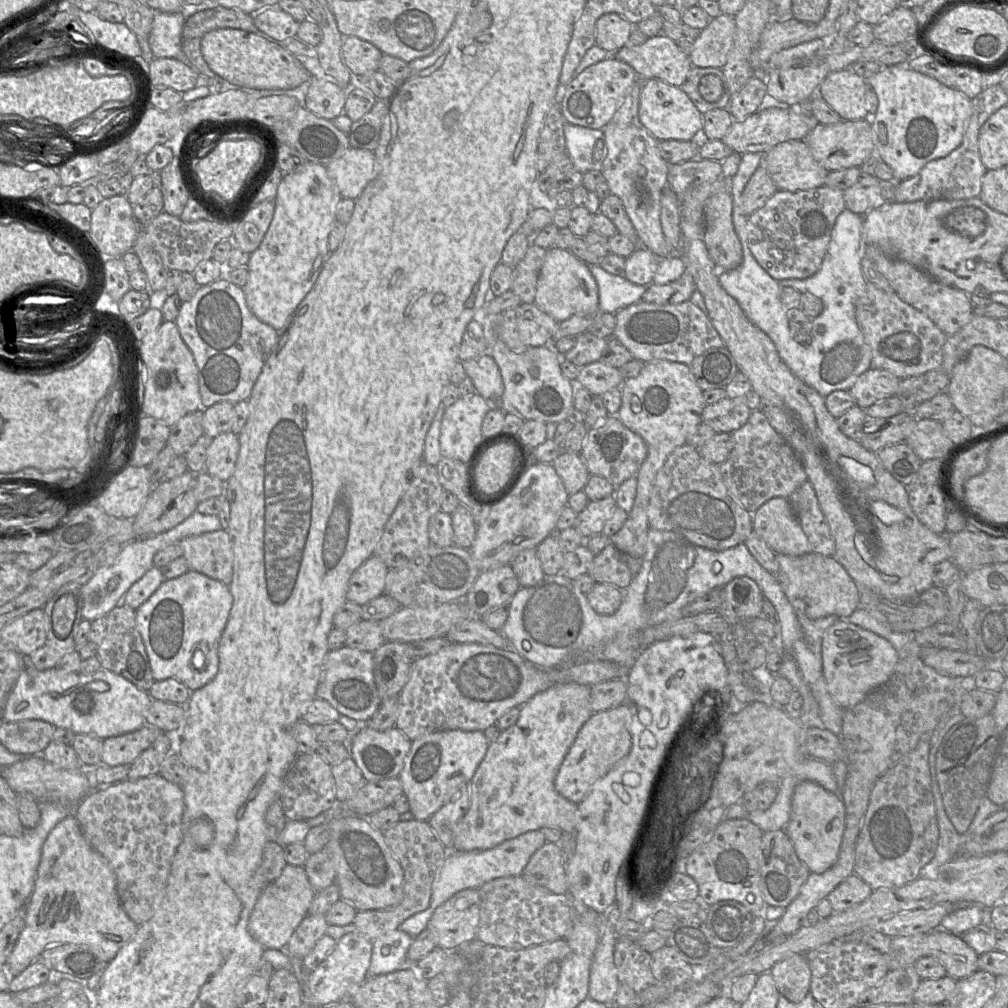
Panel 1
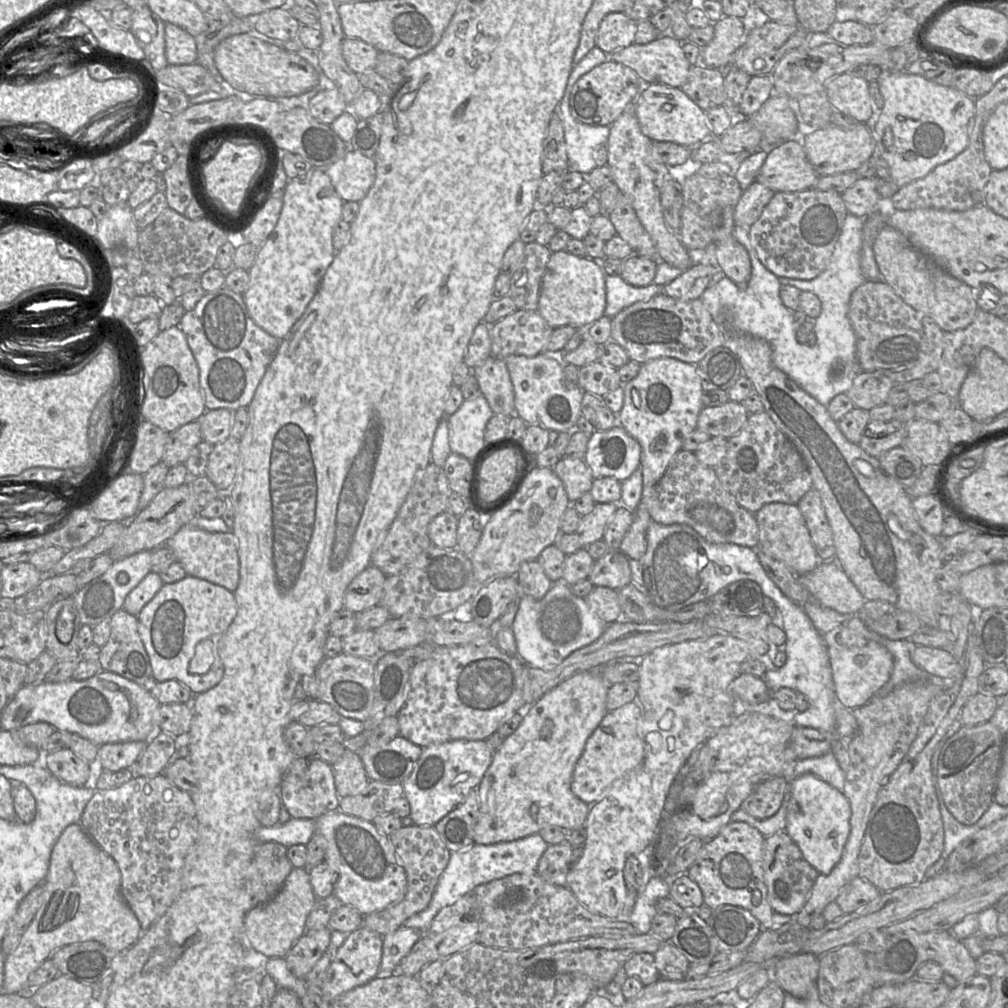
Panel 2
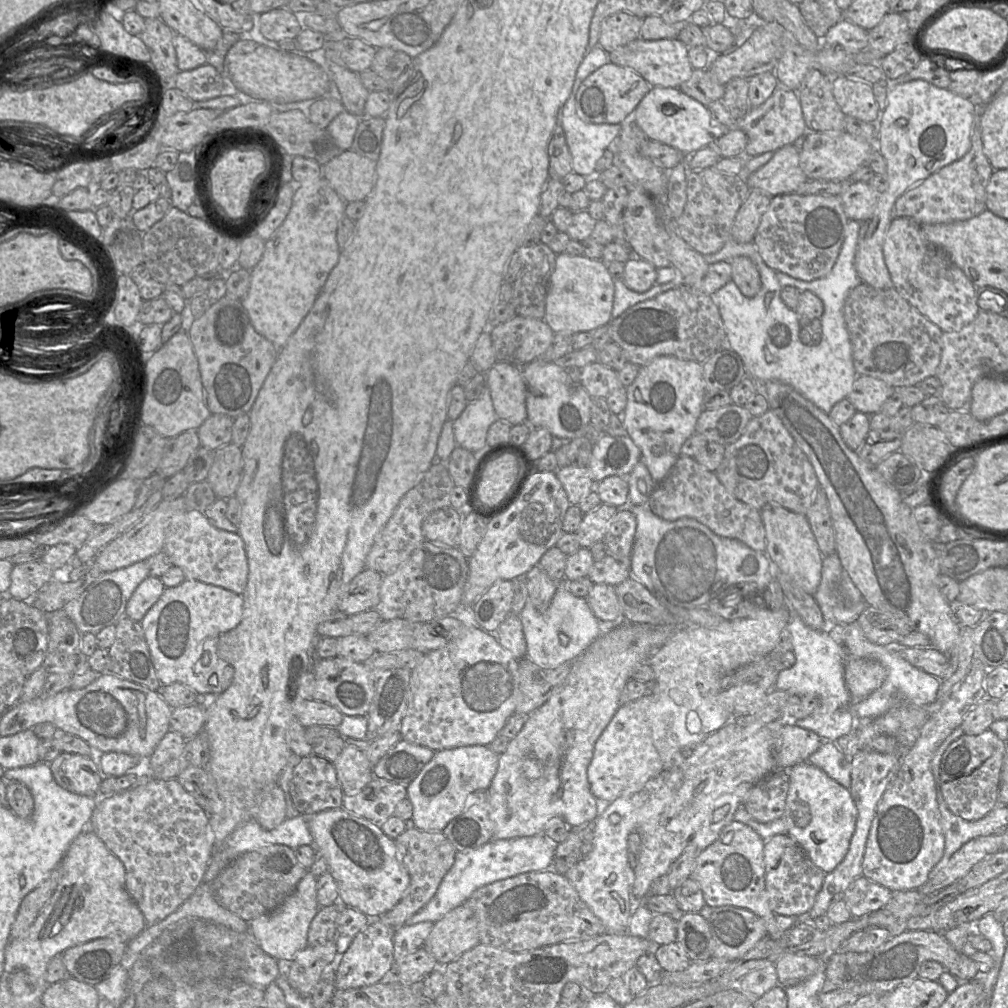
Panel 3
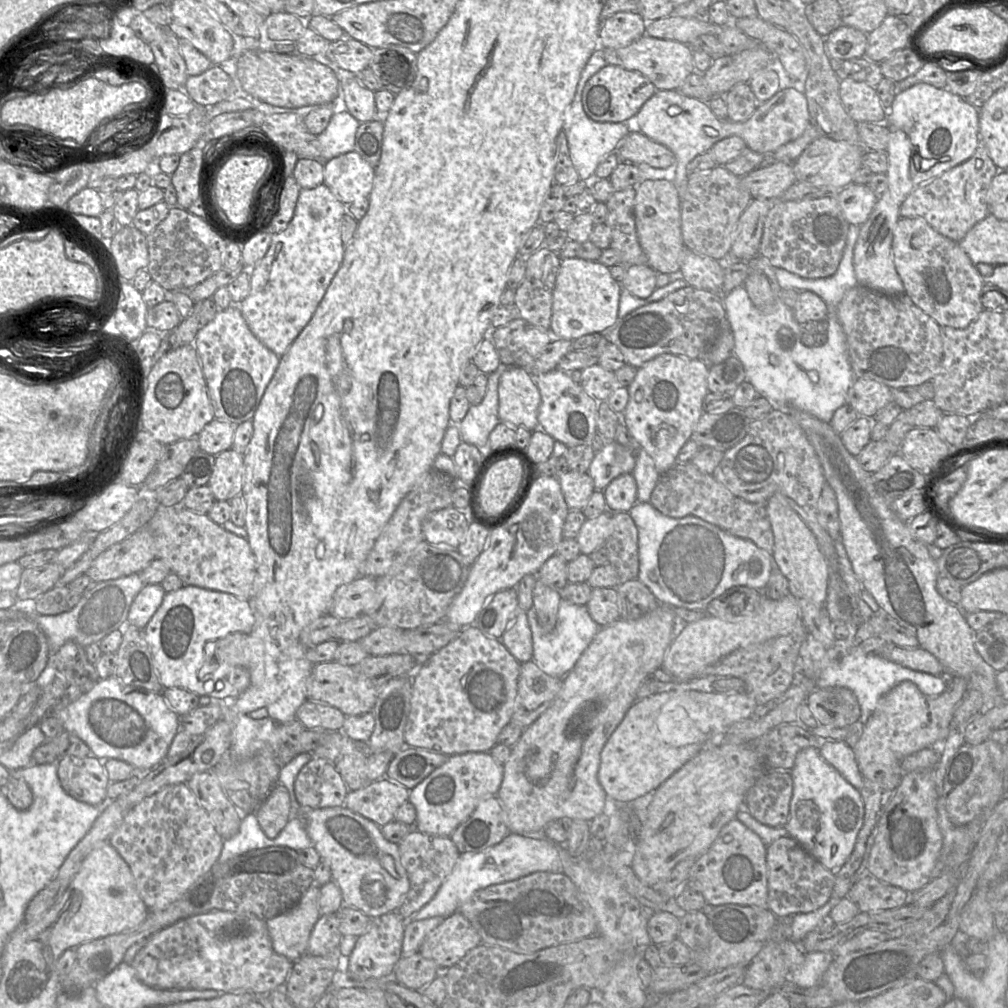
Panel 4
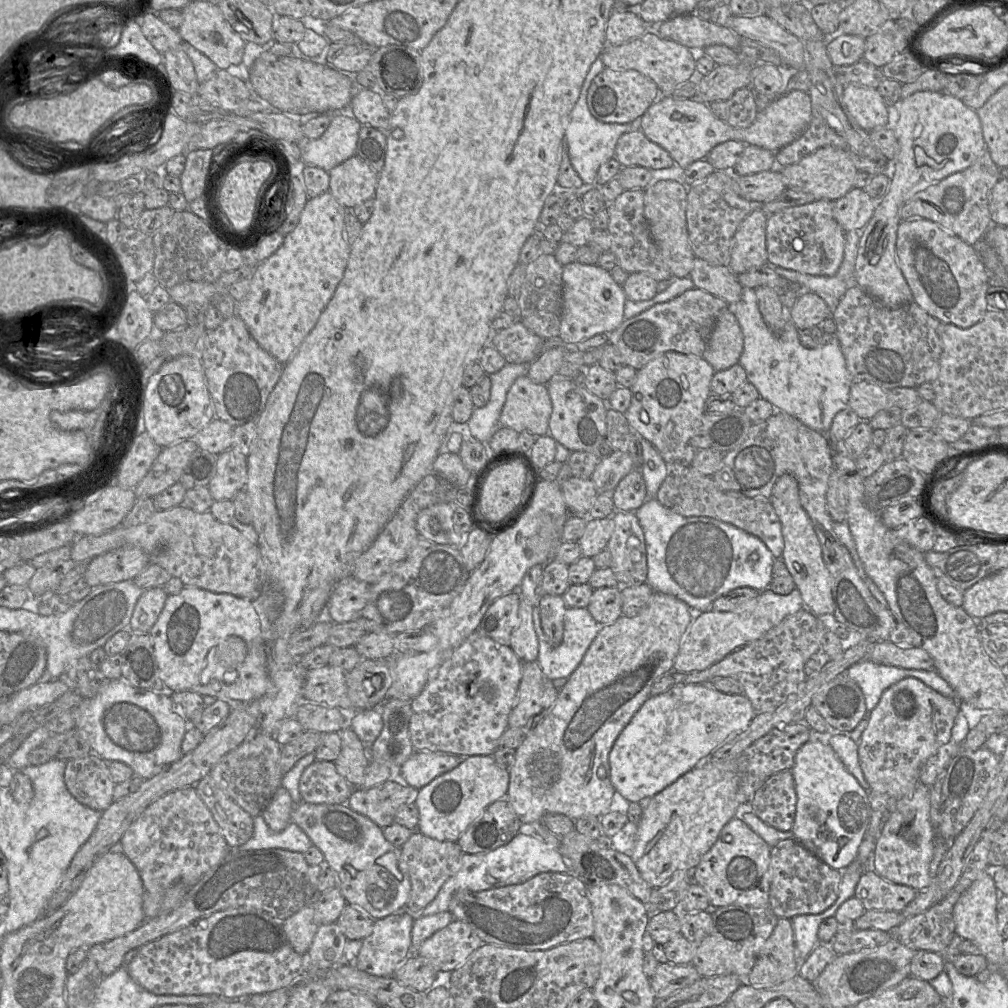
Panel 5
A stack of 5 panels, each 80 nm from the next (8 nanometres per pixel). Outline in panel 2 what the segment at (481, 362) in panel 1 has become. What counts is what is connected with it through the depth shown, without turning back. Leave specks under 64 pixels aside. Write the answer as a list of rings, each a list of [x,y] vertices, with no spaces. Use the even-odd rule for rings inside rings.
[[[491,356],[482,365],[471,369],[493,412],[509,418],[516,415],[514,387],[504,359]]]

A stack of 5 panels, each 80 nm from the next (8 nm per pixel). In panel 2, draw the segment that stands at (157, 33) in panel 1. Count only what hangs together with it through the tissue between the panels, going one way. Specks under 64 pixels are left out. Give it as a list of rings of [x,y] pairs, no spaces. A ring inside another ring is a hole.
[[[165,23],[165,56],[168,64],[172,65],[195,63],[195,37],[177,25]]]

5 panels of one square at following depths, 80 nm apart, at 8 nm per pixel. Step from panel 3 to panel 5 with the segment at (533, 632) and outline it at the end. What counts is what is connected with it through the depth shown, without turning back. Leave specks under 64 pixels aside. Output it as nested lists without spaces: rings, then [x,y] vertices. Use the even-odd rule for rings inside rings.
[[[538,606],[533,607],[532,616],[539,643],[537,662],[550,680],[556,680],[559,678],[568,679],[581,663],[588,648],[596,638],[601,626],[592,617],[587,608],[567,608],[564,617],[563,640],[560,645],[553,647],[546,641],[546,636],[541,626],[540,610]]]

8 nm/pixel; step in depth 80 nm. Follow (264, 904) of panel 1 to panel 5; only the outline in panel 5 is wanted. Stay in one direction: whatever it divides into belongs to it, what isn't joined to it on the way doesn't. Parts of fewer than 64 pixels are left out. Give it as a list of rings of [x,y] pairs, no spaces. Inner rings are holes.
[[[308,905],[284,921],[284,931],[292,948],[301,955],[306,955],[318,925],[315,921],[315,907]]]

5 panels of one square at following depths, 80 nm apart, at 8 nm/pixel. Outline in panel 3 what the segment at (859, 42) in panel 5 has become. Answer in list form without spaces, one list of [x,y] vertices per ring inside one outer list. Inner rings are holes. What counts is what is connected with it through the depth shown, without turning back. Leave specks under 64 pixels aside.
[[[842,18],[821,40],[822,45],[840,45],[847,52],[859,52],[868,48],[868,31]]]

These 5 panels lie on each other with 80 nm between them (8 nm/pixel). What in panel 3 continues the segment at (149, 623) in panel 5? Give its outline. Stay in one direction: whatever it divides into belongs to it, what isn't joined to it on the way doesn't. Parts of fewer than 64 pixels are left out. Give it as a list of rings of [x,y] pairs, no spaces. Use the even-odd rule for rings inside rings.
[[[148,576],[135,589],[126,605],[126,615],[141,622],[148,610],[158,601],[164,589],[159,577]]]

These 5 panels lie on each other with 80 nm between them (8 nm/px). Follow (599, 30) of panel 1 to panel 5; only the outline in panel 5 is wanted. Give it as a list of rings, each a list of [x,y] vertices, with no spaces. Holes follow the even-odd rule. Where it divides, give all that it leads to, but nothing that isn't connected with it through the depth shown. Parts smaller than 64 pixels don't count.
[[[613,11],[606,27],[606,45],[621,45],[643,35],[650,26],[632,11]]]

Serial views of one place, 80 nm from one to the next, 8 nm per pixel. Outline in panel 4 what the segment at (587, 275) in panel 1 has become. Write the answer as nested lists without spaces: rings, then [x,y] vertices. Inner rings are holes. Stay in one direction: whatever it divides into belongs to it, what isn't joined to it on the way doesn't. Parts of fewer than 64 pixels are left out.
[[[569,258],[561,261],[553,293],[551,334],[554,338],[574,341],[592,333],[606,333],[618,320],[618,309],[622,285],[611,276],[610,269],[599,261]]]

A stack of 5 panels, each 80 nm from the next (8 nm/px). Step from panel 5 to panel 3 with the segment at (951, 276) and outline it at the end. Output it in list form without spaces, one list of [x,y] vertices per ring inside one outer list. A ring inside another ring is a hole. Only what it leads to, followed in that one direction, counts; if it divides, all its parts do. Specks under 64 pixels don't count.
[[[894,217],[882,250],[893,288],[942,332],[959,331],[976,318],[976,287],[941,247],[927,239],[915,220]]]

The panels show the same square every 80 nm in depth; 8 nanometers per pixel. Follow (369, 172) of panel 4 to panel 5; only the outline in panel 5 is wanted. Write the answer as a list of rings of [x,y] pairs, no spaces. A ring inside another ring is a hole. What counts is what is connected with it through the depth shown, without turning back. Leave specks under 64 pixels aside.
[[[354,155],[329,171],[329,192],[347,210],[373,199],[378,173]]]

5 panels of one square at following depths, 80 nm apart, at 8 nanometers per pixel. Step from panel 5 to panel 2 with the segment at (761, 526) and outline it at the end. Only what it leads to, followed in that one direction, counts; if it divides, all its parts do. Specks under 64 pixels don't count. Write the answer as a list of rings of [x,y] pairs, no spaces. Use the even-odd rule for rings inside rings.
[[[681,449],[670,461],[650,499],[650,517],[662,525],[684,524],[715,544],[736,544],[757,549],[759,528],[755,514],[741,507],[722,486],[715,468],[701,463],[694,452]]]

